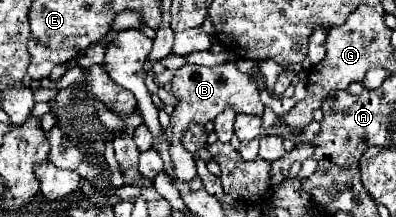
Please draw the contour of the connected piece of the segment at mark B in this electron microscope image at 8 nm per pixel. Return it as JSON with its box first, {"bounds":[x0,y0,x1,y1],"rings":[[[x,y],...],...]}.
{"bounds":[170,63,264,183],"rings":[[[186,63],[174,75],[172,93],[178,99],[178,105],[172,113],[174,131],[172,131],[170,155],[172,155],[172,163],[174,163],[174,175],[176,175],[176,179],[180,179],[184,183],[190,183],[196,177],[196,163],[192,161],[192,155],[180,143],[180,137],[188,129],[190,121],[198,121],[204,125],[208,121],[216,119],[216,115],[222,113],[228,105],[234,107],[238,113],[262,115],[262,111],[264,111],[264,103],[258,97],[258,83],[250,75],[238,71],[232,63],[224,63],[218,67],[204,67],[204,65]]]}

